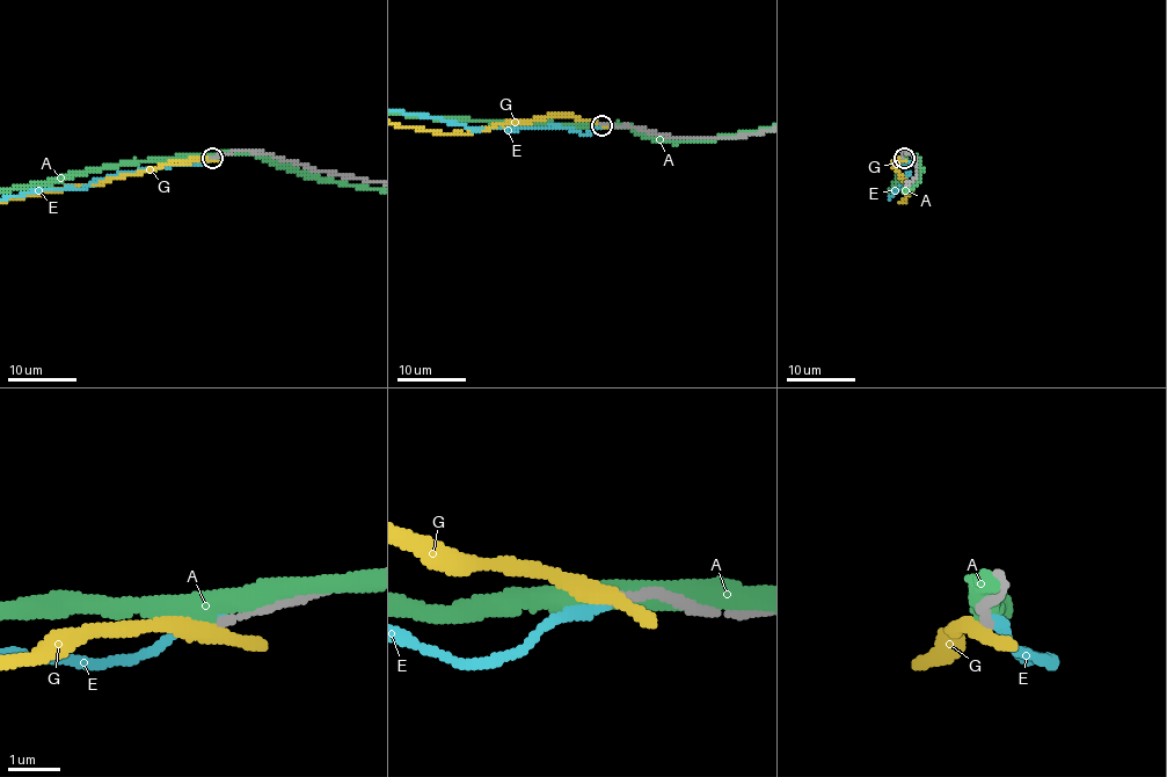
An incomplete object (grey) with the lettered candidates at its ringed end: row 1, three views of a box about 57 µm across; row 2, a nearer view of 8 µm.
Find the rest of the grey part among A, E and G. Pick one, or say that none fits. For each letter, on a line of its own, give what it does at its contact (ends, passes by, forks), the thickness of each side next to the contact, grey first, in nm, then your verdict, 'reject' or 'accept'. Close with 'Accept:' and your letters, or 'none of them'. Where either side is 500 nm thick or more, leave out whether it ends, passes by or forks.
A: it passes by; 160 nm thick on the grey side, 400 nm on the other; reject
E: it ends there; 170 nm thick on the grey side, 190 nm on the other; accept
G: it ends there; 150 nm thick on the grey side, 420 nm on the other; reject
Accept: E

